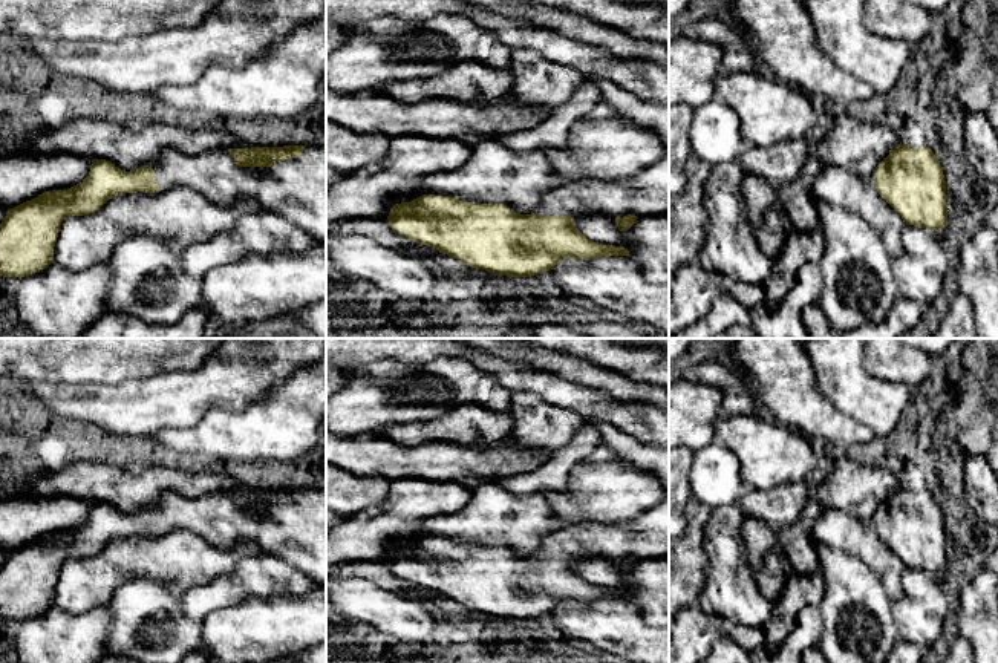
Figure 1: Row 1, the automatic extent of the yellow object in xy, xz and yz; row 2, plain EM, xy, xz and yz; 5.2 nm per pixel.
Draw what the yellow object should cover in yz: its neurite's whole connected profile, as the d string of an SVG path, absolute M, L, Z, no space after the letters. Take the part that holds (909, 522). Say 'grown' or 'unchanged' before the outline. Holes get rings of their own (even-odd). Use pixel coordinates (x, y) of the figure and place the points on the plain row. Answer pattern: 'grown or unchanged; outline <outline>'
unchanged; outline M900 485L876 510L871 524L877 536L902 559L906 568L935 574L941 574L947 570L943 510L928 488L914 492Z

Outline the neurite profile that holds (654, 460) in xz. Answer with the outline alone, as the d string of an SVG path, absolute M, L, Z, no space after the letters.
M585 418L585 421L598 429L605 447L611 449L629 465L655 475L669 492L669 447L640 443L595 418Z

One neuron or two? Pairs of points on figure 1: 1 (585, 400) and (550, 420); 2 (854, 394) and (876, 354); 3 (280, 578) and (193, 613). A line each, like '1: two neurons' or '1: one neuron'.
1: two neurons
2: two neurons
3: one neuron

